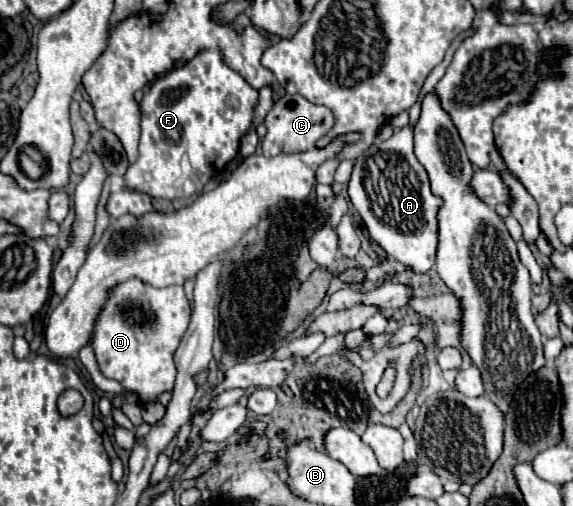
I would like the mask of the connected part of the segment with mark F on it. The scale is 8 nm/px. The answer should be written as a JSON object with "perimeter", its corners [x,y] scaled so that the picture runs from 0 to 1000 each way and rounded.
{"perimeter":[[[363,97],[363,101],[353,101],[349,109],[342,109],[335,121],[328,121],[321,132],[314,136],[304,136],[297,140],[293,148],[272,156],[262,176],[255,180],[244,211],[248,211],[248,267],[244,267],[244,306],[237,314],[237,322],[220,338],[216,346],[216,358],[223,370],[230,374],[241,374],[248,381],[258,381],[262,389],[279,389],[279,393],[332,393],[332,389],[342,389],[353,381],[356,366],[363,362],[363,354],[373,350],[373,342],[387,338],[412,306],[415,306],[415,283],[422,275],[422,267],[429,267],[433,259],[443,255],[443,243],[440,243],[440,231],[443,231],[443,211],[447,211],[447,200],[450,200],[450,180],[440,176],[412,140],[405,140],[391,121],[387,121],[387,105],[380,97]]]}

